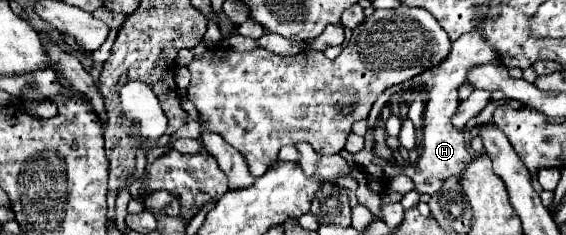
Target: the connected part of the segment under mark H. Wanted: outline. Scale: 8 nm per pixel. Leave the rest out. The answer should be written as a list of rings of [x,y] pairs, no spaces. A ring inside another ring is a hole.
[[[475,28],[469,34],[463,34],[459,40],[453,42],[451,54],[433,70],[423,72],[417,76],[417,88],[423,88],[427,92],[427,102],[425,102],[425,112],[423,112],[423,144],[421,144],[421,154],[417,158],[417,162],[413,166],[407,168],[393,168],[387,166],[387,162],[383,162],[383,158],[379,158],[373,152],[373,132],[367,134],[365,138],[365,146],[361,152],[355,154],[355,164],[367,174],[367,180],[371,182],[379,182],[383,186],[387,186],[391,182],[391,178],[405,174],[415,182],[415,190],[421,194],[435,194],[443,182],[453,176],[453,174],[461,174],[465,164],[471,162],[471,154],[465,148],[465,140],[463,140],[463,130],[457,130],[451,126],[451,116],[455,114],[457,106],[459,106],[459,98],[457,98],[457,88],[467,80],[467,72],[471,66],[481,64],[481,62],[493,62],[497,60],[497,52],[489,46],[489,42],[483,38],[481,28]]]

